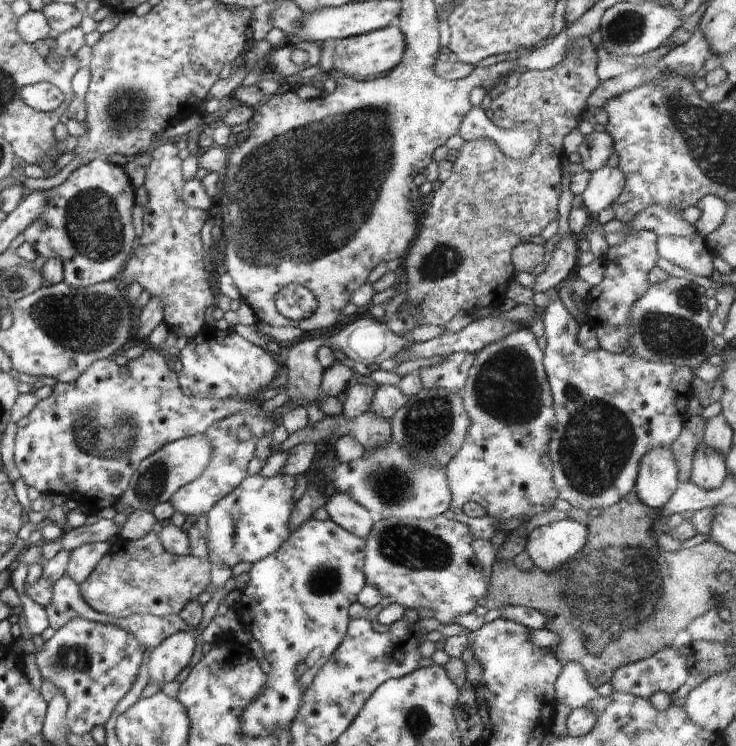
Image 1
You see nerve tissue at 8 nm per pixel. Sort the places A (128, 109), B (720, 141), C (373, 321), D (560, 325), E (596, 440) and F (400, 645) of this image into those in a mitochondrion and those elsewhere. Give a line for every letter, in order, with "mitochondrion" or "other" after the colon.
A: mitochondrion
B: mitochondrion
C: other
D: other
E: mitochondrion
F: other

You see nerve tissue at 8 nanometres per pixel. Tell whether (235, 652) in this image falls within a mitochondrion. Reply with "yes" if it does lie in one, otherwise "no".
no

